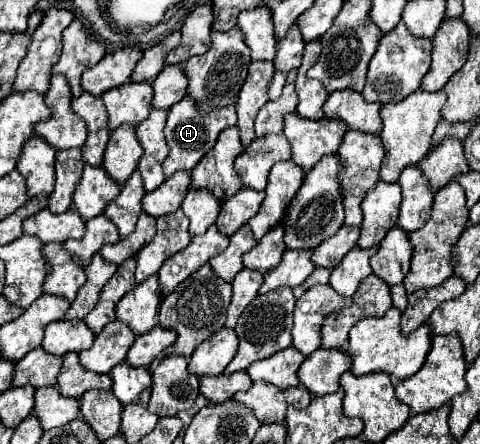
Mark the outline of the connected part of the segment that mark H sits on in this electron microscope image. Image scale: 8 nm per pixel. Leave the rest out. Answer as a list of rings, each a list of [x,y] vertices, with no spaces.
[[[187,96],[181,102],[173,104],[169,108],[169,116],[167,116],[167,124],[165,124],[165,140],[169,146],[169,156],[163,162],[165,178],[173,176],[179,170],[191,170],[213,148],[219,132],[229,126],[235,126],[235,124],[237,124],[235,106],[229,106],[223,110],[213,110],[211,114],[205,116],[205,114],[199,114],[199,110],[195,110],[195,104]]]

